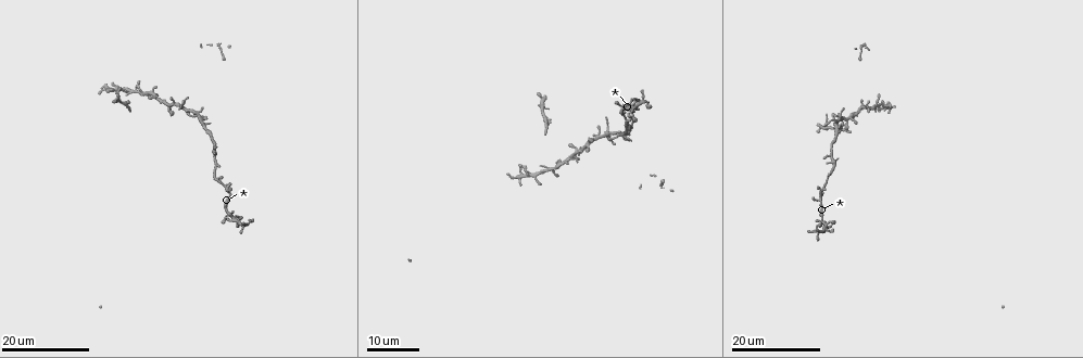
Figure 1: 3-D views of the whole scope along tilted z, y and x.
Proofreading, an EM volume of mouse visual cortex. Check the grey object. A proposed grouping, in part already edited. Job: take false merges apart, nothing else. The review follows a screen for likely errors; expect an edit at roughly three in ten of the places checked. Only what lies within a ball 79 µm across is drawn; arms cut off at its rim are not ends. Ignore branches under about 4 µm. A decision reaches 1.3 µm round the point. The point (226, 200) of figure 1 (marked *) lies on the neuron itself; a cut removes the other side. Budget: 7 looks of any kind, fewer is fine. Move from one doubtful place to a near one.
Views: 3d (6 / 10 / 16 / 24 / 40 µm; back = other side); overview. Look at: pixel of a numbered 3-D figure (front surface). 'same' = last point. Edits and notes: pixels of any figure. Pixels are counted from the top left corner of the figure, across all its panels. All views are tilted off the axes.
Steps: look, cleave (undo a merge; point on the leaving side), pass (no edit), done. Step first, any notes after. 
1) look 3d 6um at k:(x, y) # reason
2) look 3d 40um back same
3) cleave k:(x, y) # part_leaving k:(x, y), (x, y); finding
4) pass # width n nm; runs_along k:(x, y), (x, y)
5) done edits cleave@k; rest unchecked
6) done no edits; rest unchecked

look 3d 16um at 1:(821, 203) # calibre changes

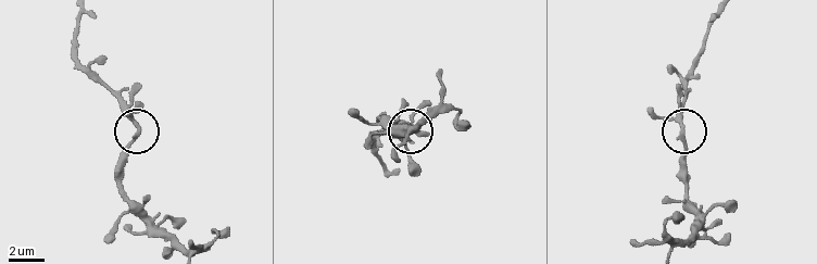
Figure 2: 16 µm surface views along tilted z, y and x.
look 3d 6um at 2:(681, 123)

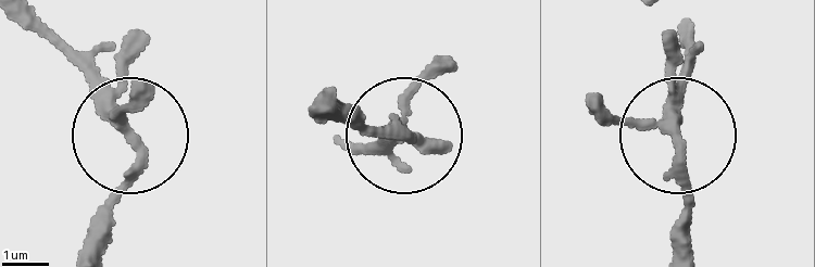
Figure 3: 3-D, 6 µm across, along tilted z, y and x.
pass # runs_along 3:(688, 216), (676, 143), (697, 58); continuous, no second neuron

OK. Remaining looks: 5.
look 3d 24um at 1:(626, 107) # four arms meet

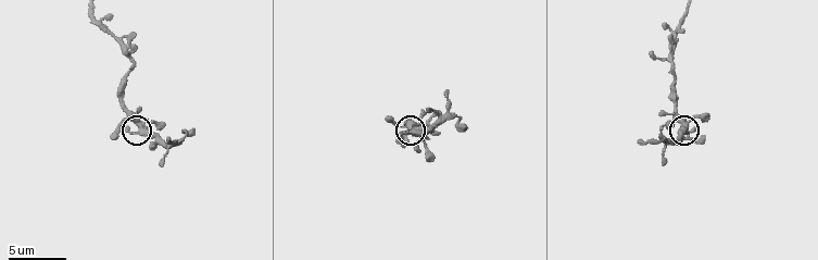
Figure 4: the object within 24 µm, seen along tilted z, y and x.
look 3d 10um at 4:(141, 129)

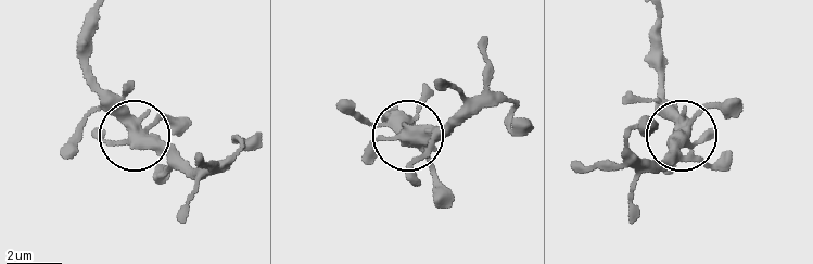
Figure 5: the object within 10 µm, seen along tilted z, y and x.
pass # runs_along 5:(659, 28), (659, 95), (682, 134), (667, 170); one neuron here

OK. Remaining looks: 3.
look 3d 16um at 1:(155, 98) # four or more arms meet

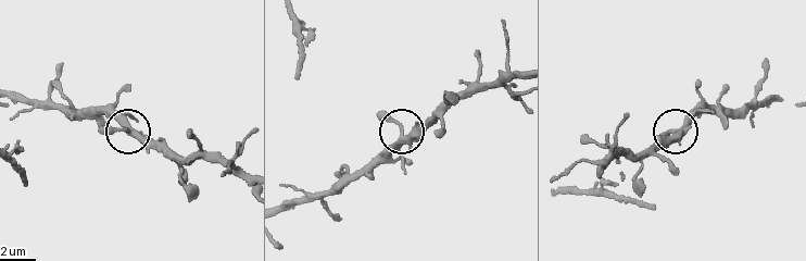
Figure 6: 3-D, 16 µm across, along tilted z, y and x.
look 3d 10um at 6:(129, 134)

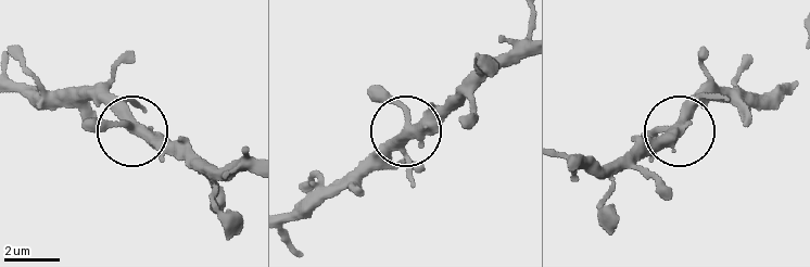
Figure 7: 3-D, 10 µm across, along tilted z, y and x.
pass # width 310 nm; one neuron here

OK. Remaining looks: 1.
done no edits; rest unchecked

